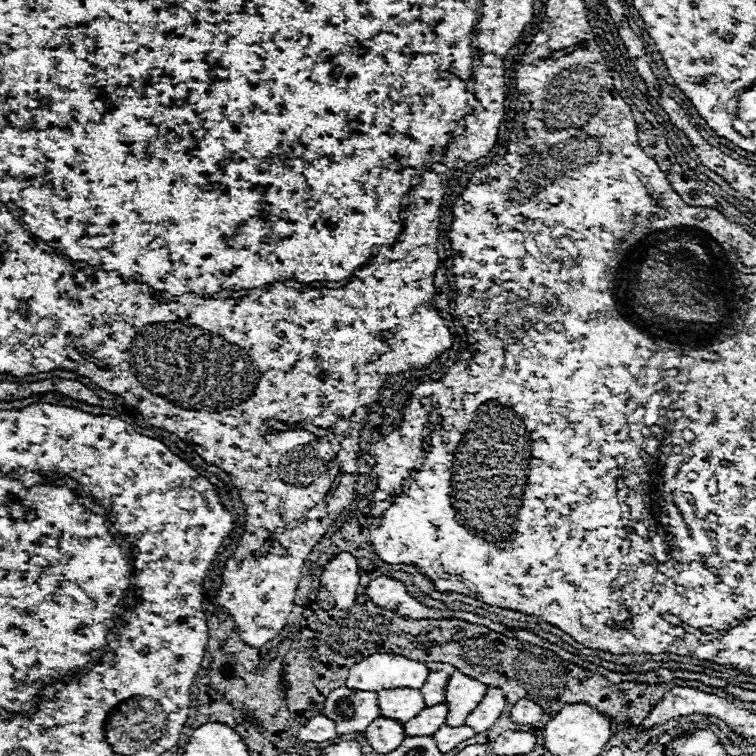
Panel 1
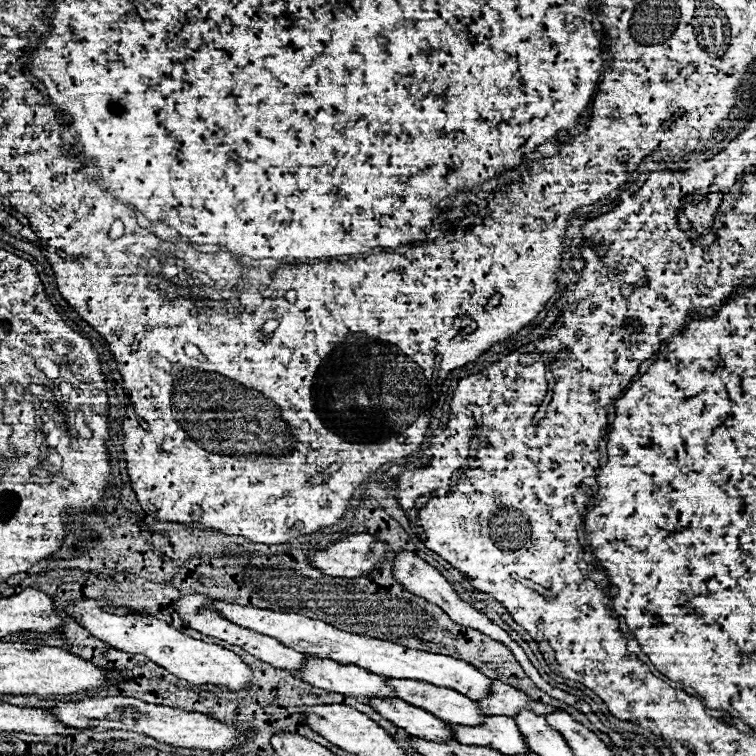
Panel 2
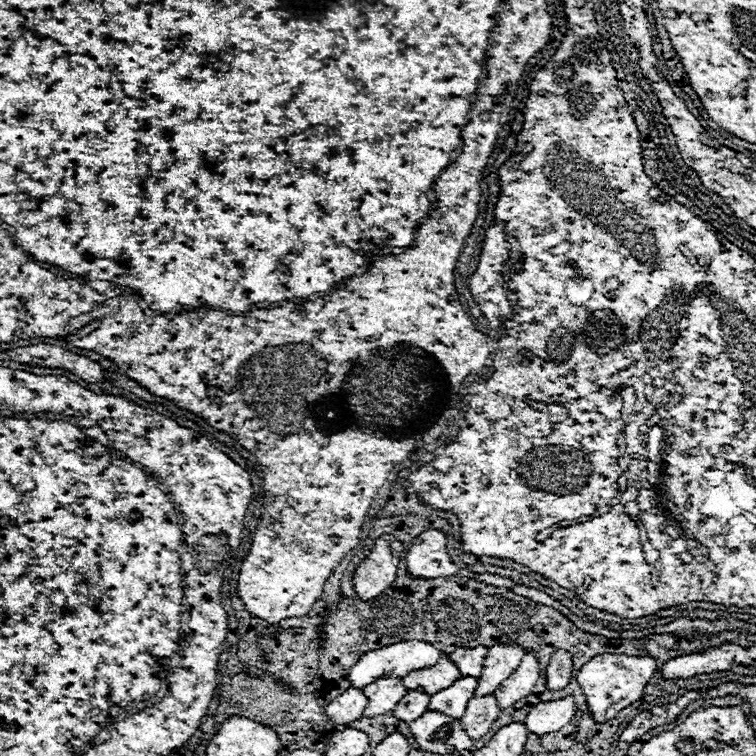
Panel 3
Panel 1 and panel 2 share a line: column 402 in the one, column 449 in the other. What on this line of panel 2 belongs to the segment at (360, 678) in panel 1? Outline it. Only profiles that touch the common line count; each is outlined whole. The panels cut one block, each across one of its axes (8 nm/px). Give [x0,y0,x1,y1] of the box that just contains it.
[208,600,492,700]

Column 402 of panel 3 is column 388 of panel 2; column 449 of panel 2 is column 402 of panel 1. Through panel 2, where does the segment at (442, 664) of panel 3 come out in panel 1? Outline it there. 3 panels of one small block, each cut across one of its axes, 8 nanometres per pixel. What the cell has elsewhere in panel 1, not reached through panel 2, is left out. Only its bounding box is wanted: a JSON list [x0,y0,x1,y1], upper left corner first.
[378,688,424,722]

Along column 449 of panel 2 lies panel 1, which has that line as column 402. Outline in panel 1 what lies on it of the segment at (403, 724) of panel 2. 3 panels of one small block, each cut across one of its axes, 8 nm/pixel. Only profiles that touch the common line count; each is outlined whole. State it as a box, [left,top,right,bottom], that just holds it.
[364,716,406,754]

